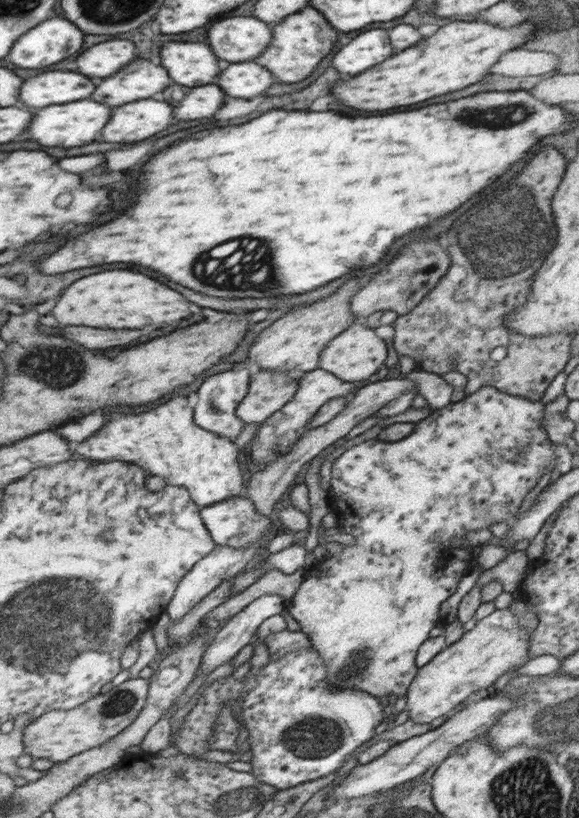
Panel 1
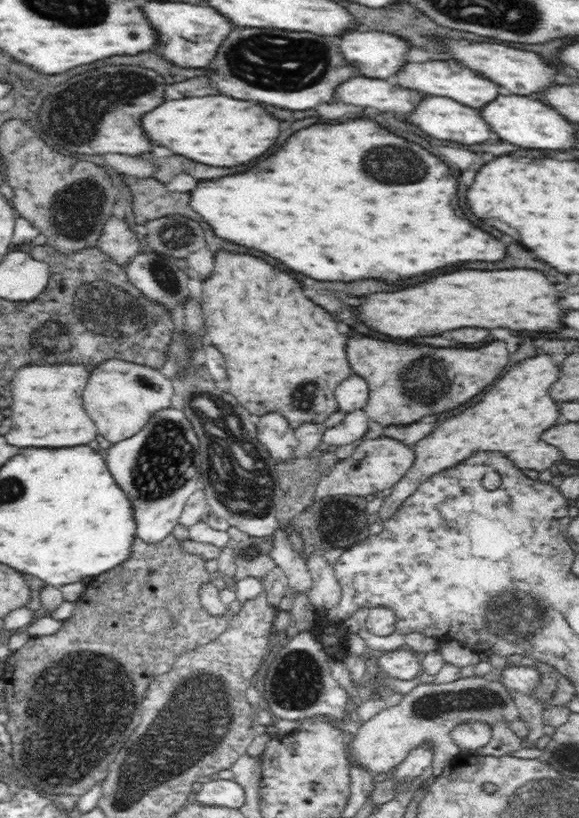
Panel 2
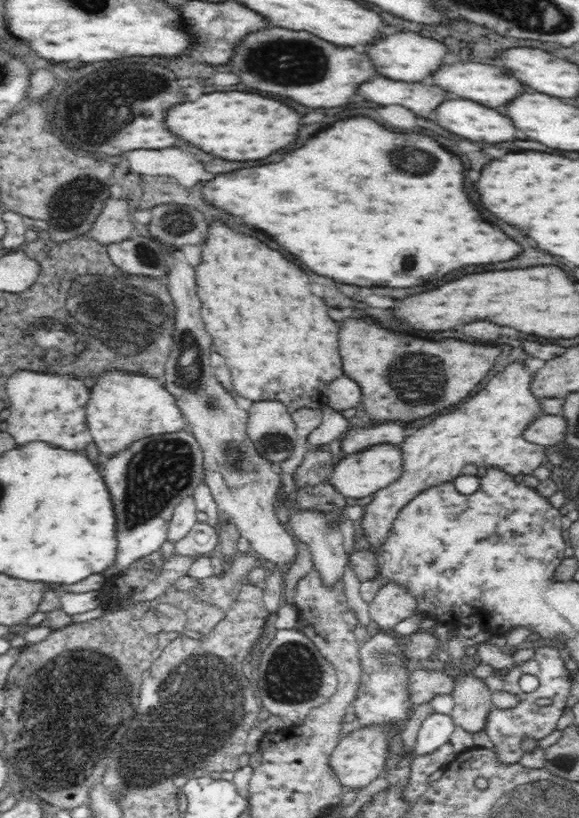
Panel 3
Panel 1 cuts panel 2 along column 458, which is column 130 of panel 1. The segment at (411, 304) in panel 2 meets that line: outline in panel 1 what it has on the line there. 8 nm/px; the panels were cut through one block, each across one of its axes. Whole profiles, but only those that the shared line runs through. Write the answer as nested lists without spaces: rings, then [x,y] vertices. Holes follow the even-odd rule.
[[[109,270],[77,280],[61,296],[55,316],[63,324],[93,328],[145,328],[151,324],[173,324],[189,318],[191,302],[173,288],[131,270]]]

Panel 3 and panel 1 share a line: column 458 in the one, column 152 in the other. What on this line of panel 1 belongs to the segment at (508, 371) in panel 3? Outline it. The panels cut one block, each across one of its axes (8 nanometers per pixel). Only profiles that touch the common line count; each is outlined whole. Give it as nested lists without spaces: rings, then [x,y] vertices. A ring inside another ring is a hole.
[[[186,396],[170,398],[143,414],[117,414],[97,436],[81,442],[75,450],[99,462],[135,460],[135,464],[151,470],[149,476],[161,476],[169,486],[187,488],[192,500],[201,507],[223,503],[244,490],[245,476],[237,462],[240,451],[229,437],[219,436],[196,423],[194,408]]]

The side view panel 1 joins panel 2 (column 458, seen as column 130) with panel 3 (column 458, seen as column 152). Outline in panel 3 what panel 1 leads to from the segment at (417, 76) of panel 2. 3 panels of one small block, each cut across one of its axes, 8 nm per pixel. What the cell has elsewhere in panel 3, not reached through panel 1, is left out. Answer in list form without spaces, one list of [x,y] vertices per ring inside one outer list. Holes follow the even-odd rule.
[[[456,62],[456,64],[446,64],[446,66],[436,68],[430,74],[430,84],[438,86],[444,92],[478,102],[478,104],[488,106],[488,108],[502,106],[504,100],[510,100],[512,96],[516,96],[524,90],[524,88],[520,88],[520,84],[516,84],[516,80],[512,80],[510,76],[504,76],[504,72],[500,72],[500,68],[486,66],[486,64],[472,64],[472,62],[468,62],[468,64]]]

